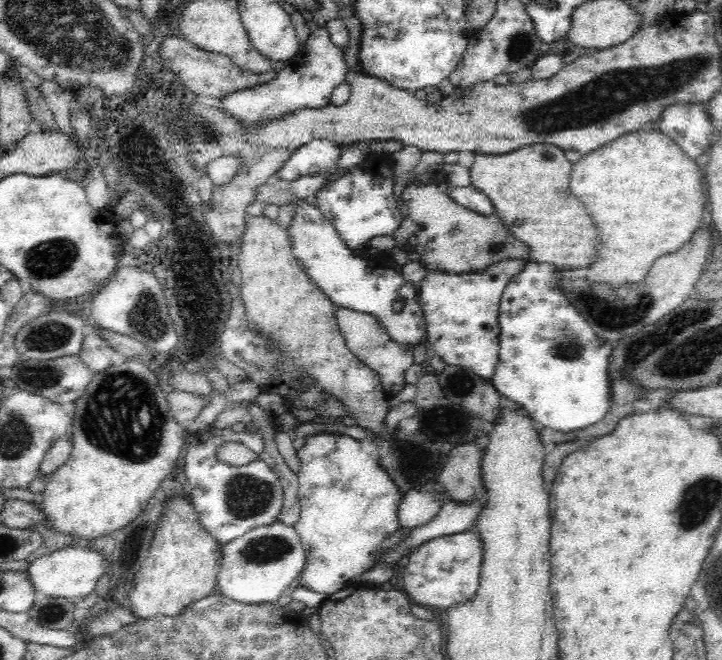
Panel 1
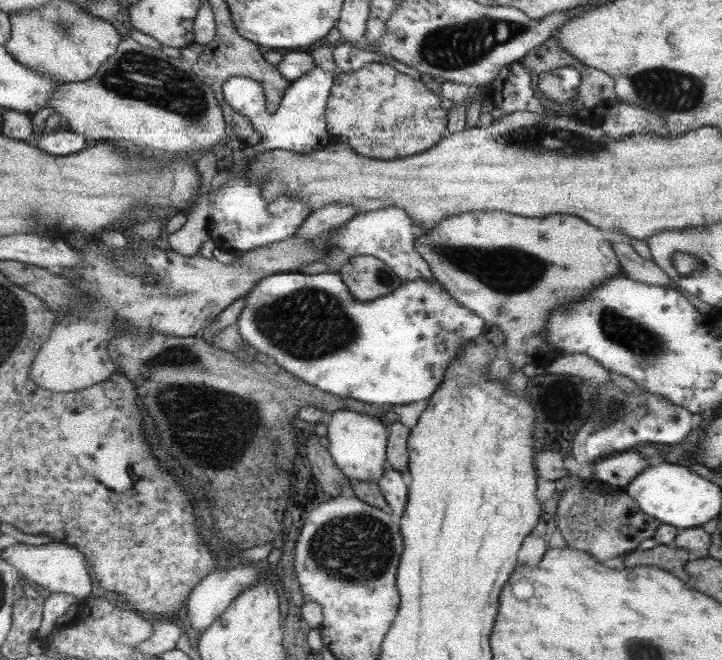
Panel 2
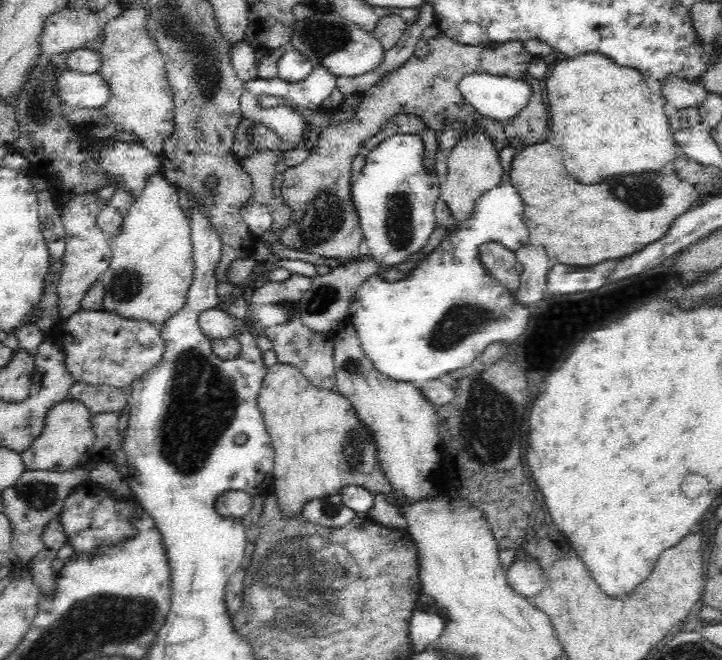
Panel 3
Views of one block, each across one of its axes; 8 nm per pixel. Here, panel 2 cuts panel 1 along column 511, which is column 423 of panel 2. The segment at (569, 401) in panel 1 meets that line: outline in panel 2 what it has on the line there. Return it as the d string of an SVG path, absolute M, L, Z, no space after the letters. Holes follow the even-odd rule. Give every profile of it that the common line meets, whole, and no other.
M325 272L325 276L273 276L261 278L255 283L255 286L245 294L245 305L237 317L237 332L243 340L247 340L249 346L253 346L257 352L267 354L275 360L275 364L279 364L285 372L293 374L295 378L305 380L307 384L325 390L335 396L342 398L357 398L365 404L375 404L376 406L406 405L411 402L417 402L428 399L439 388L441 381L444 380L445 369L448 368L450 362L457 356L457 350L479 335L482 335L486 326L480 315L475 314L473 310L461 306L456 299L452 298L447 290L437 280L421 280L417 278L411 282L401 283L392 293L386 294L370 301L361 302L349 293L348 286L342 278L337 276L337 272Z

